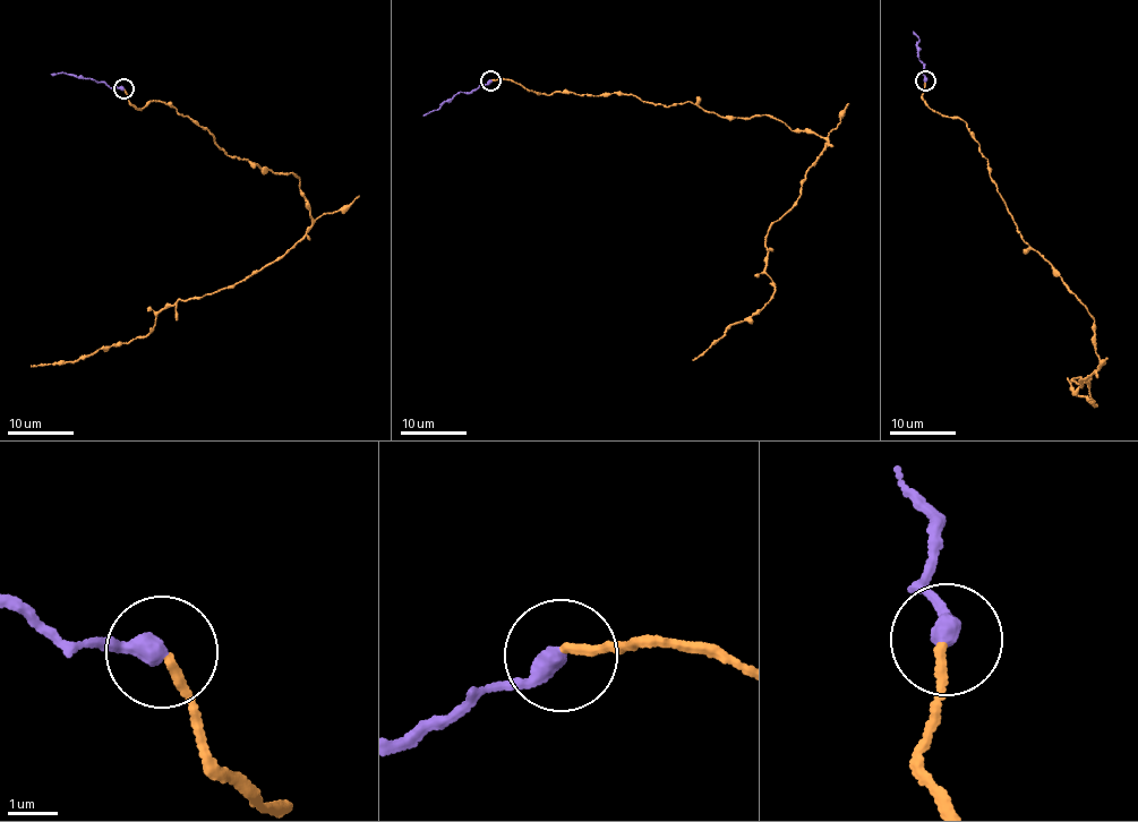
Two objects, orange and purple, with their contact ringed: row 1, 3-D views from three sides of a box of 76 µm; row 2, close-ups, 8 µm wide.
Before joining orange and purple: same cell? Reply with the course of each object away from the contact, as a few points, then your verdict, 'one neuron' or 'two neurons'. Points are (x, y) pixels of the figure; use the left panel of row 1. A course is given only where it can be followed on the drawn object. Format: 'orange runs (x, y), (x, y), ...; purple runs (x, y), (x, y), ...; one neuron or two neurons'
orange runs (123, 88), (292, 172), (310, 225), (152, 333), (31, 366); purple runs (122, 88), (111, 87), (101, 82), (63, 73), (51, 73); one neuron

